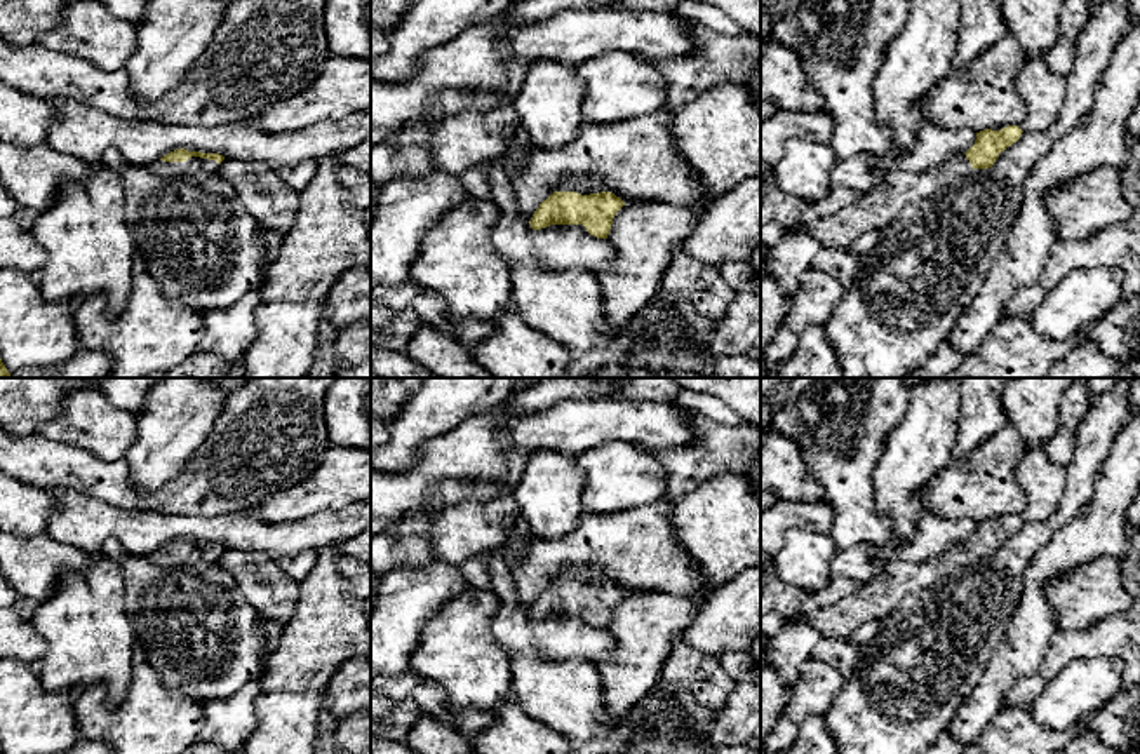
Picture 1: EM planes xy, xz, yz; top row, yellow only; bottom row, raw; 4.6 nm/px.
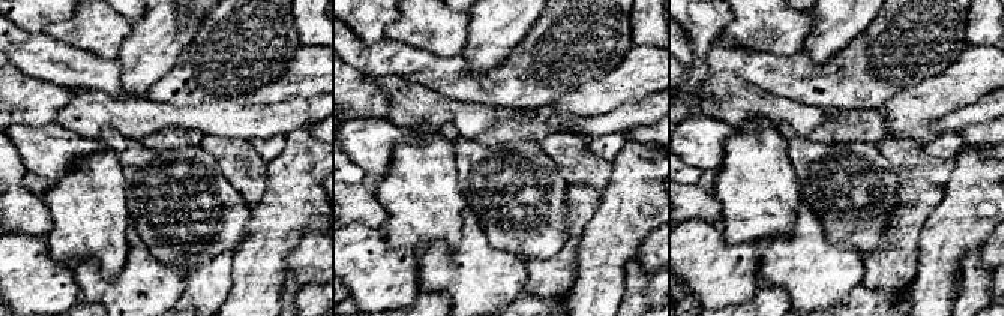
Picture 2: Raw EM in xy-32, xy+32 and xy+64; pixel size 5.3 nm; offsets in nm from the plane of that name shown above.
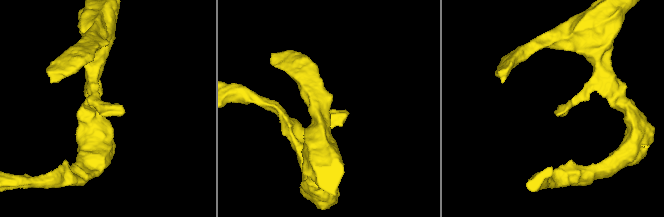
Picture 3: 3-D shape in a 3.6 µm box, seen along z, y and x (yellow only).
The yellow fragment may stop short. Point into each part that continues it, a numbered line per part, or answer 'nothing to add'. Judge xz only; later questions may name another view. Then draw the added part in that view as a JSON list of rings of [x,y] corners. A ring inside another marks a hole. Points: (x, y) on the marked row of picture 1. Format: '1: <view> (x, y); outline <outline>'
1: xz (580, 185); outline [[[574,178],[574,179],[560,181],[553,192],[576,192],[581,195],[590,195],[590,193],[600,193],[606,190],[604,190],[604,185],[597,178],[595,179]]]

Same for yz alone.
1: yz (881, 206); outline [[[957,153],[926,172],[914,174],[896,169],[881,186],[841,214],[811,219],[804,226],[823,247],[848,249],[867,232],[882,230],[889,225],[907,204],[949,186],[971,169],[964,153]]]

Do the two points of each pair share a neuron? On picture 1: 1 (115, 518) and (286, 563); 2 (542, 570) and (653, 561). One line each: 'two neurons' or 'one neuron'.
1: two neurons
2: one neuron

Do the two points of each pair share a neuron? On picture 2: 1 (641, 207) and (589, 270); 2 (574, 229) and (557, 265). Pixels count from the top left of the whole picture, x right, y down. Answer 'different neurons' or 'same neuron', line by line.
1: same neuron
2: same neuron

